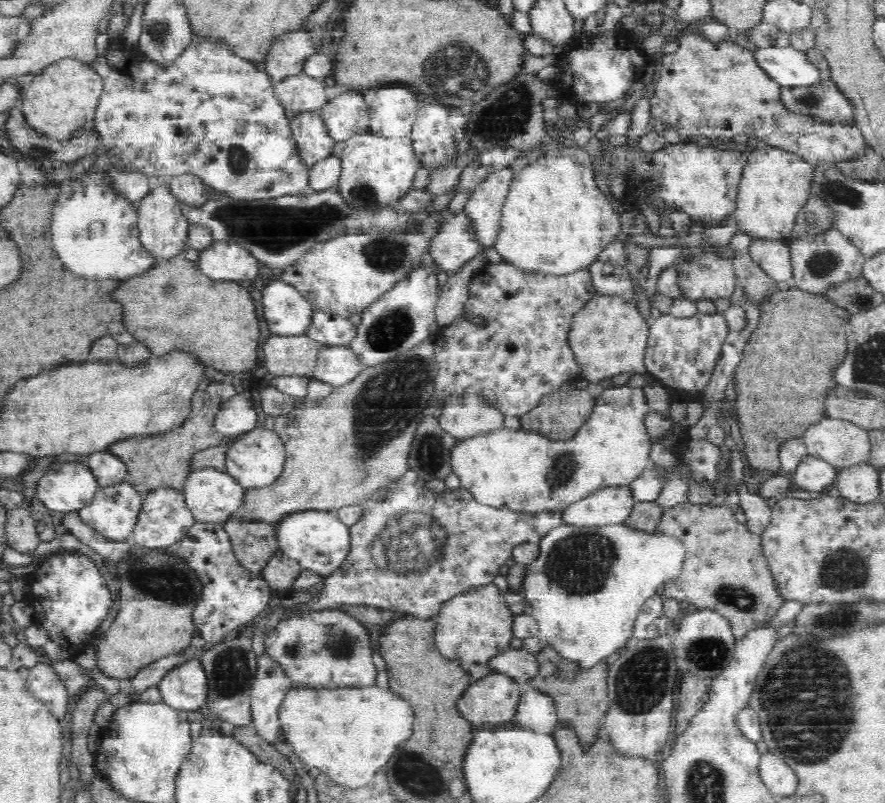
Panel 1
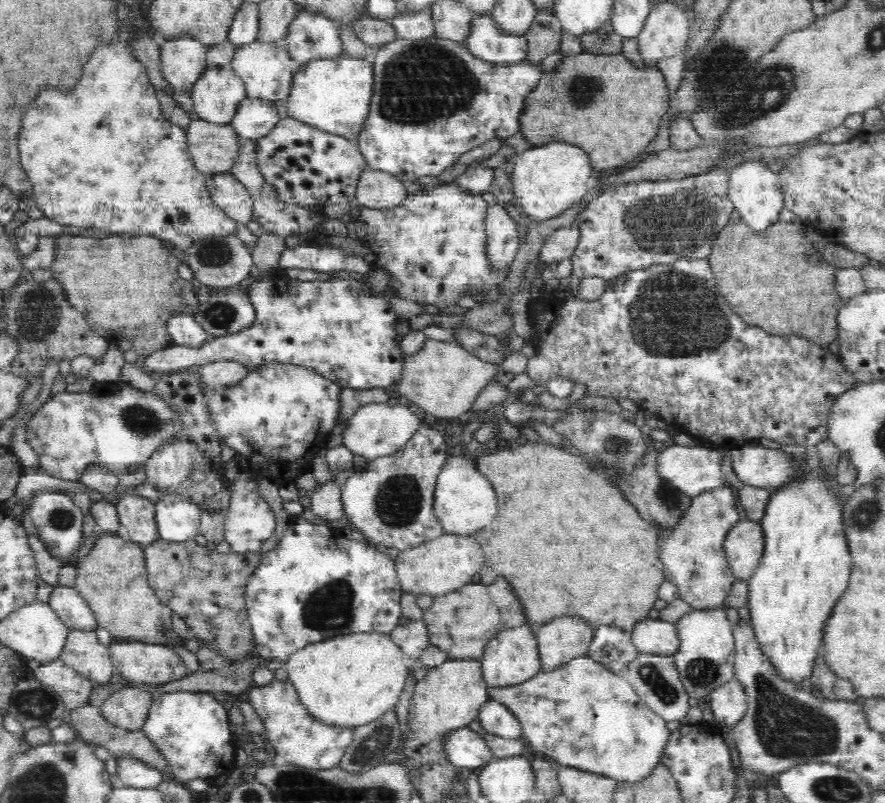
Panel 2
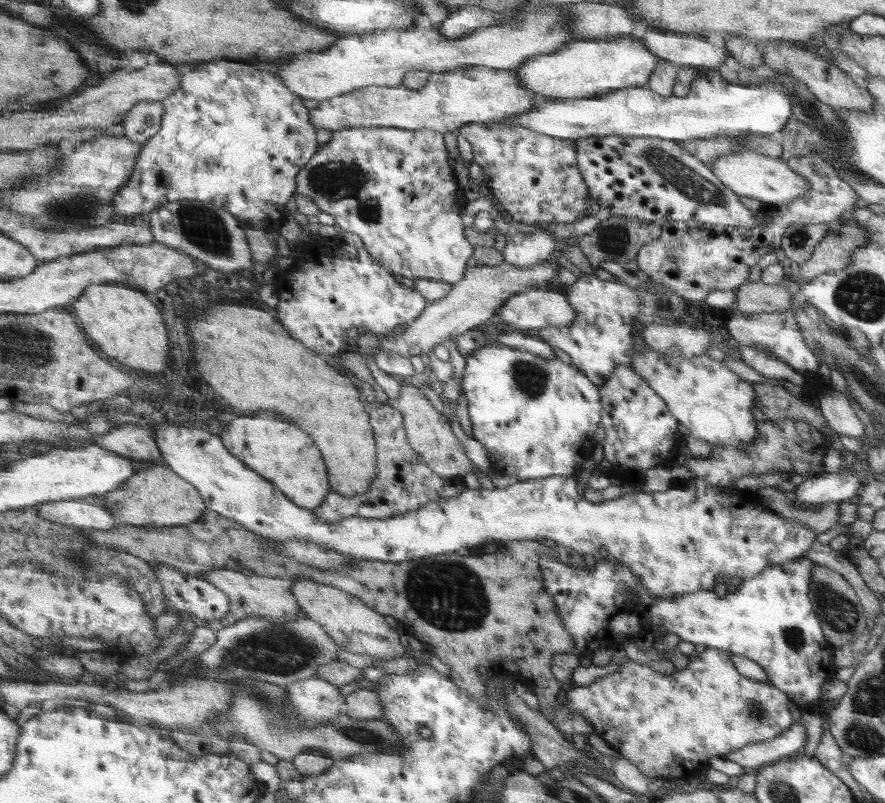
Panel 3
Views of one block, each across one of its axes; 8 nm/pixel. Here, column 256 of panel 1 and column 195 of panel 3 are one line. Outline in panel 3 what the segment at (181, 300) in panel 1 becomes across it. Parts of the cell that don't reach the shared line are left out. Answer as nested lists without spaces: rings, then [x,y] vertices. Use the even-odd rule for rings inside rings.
[[[224,303],[224,305],[216,305],[211,308],[205,308],[205,314],[200,315],[200,318],[193,319],[189,328],[192,328],[190,336],[193,339],[193,344],[196,348],[196,363],[205,380],[210,382],[216,392],[218,392],[223,398],[228,400],[232,407],[242,411],[244,415],[258,415],[261,413],[269,413],[271,411],[280,416],[285,421],[291,421],[292,424],[300,424],[300,428],[304,428],[304,432],[312,432],[312,436],[316,436],[316,444],[320,444],[320,448],[324,448],[324,458],[326,462],[327,473],[329,474],[331,489],[334,493],[338,493],[344,497],[344,499],[352,499],[357,495],[362,495],[364,493],[369,493],[369,488],[371,484],[374,483],[376,475],[378,474],[378,468],[376,467],[376,456],[378,455],[377,446],[374,446],[375,434],[372,434],[372,429],[370,424],[368,424],[368,415],[366,410],[364,410],[364,404],[360,402],[358,398],[358,392],[356,388],[350,384],[350,379],[342,374],[338,374],[334,368],[330,368],[324,360],[318,358],[318,353],[314,349],[310,349],[304,344],[300,344],[300,340],[296,340],[294,336],[287,332],[287,329],[278,324],[268,312],[262,312],[258,308],[252,308],[252,306],[240,306],[239,303]]]

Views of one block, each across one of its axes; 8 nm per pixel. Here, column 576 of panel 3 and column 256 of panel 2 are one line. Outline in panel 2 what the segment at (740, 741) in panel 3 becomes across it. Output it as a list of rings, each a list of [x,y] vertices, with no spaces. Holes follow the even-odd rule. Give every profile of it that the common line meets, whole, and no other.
[[[275,678],[264,686],[252,686],[243,694],[242,698],[252,704],[254,710],[262,719],[265,726],[266,742],[274,747],[281,762],[314,770],[338,767],[346,749],[350,746],[350,742],[354,741],[354,727],[331,727],[315,719],[298,698],[298,693],[289,679],[281,681]]]

